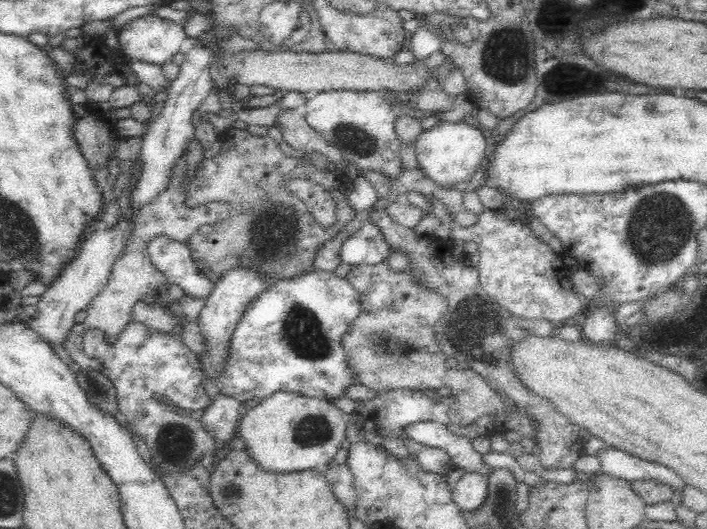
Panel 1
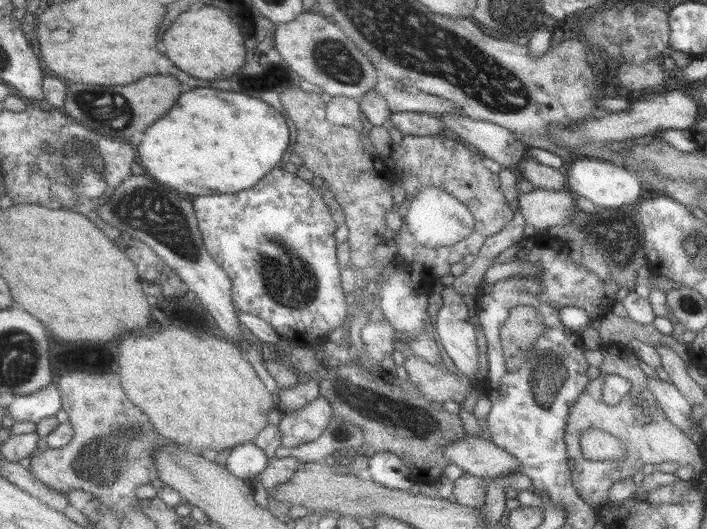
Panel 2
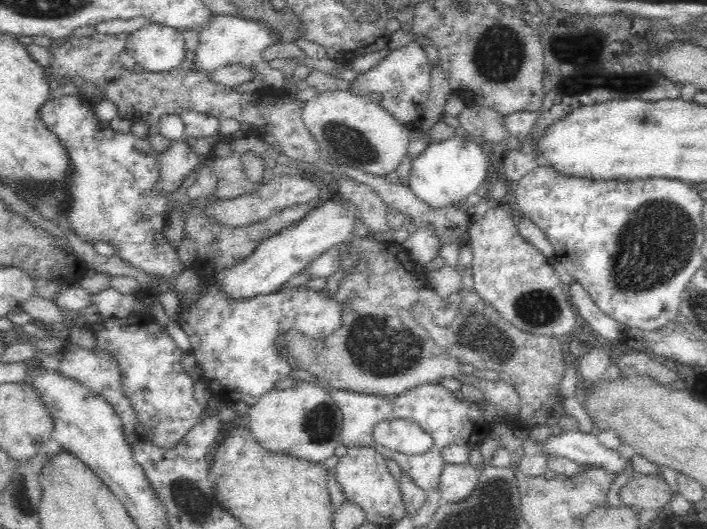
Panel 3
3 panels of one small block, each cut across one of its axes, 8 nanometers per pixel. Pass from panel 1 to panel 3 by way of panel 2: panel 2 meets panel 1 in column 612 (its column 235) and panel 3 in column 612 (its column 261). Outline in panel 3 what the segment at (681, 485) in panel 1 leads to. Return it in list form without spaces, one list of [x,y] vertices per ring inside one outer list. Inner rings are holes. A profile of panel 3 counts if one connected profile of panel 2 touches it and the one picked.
[[[580,430],[576,432],[564,432],[562,436],[550,438],[542,448],[534,446],[534,450],[544,450],[546,454],[556,454],[556,456],[566,456],[580,466],[596,466],[604,468],[606,472],[612,472],[620,476],[626,468],[632,470],[630,462],[630,452],[628,450],[612,450],[604,448],[596,434],[582,434]]]

